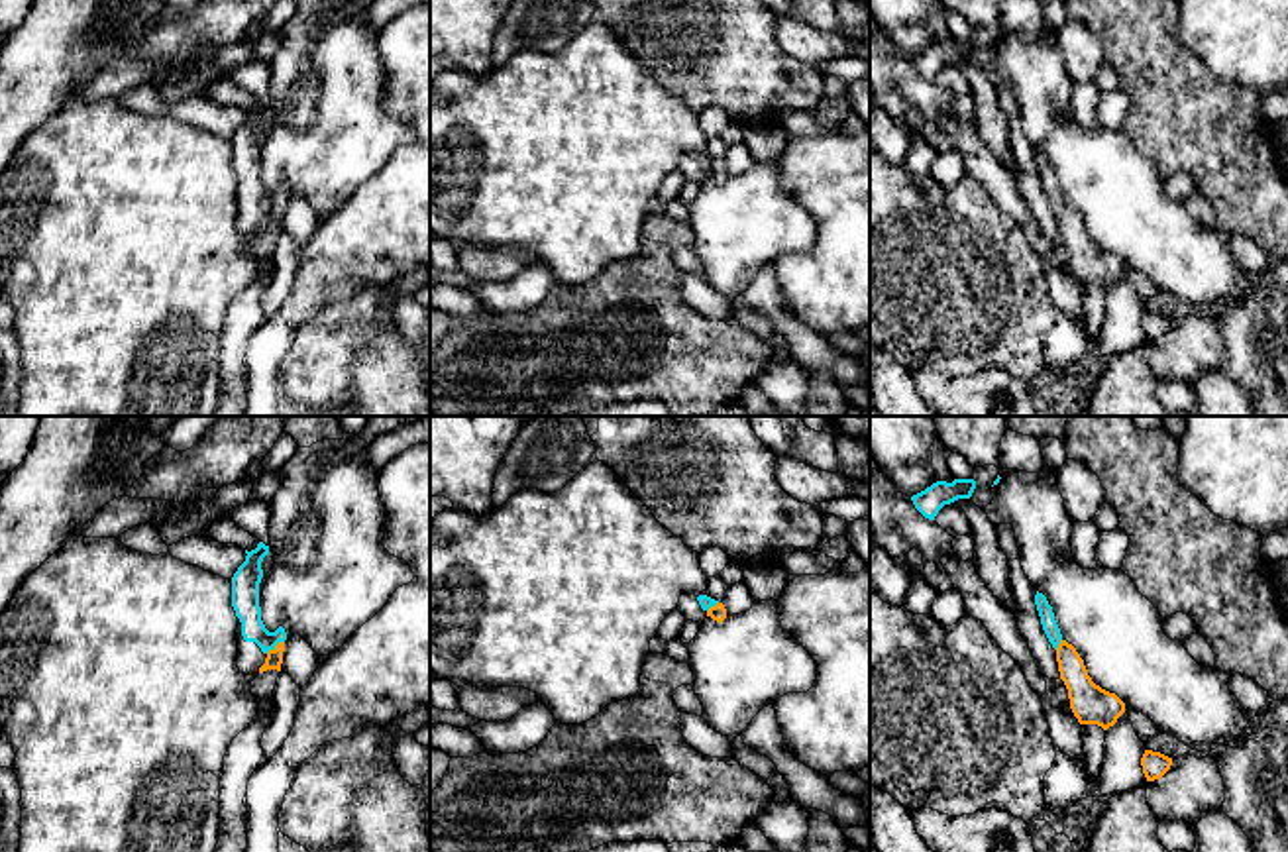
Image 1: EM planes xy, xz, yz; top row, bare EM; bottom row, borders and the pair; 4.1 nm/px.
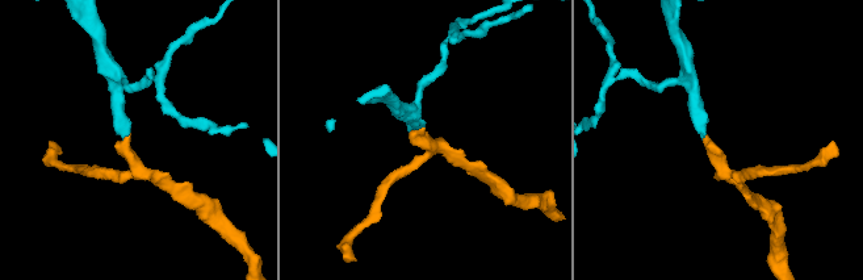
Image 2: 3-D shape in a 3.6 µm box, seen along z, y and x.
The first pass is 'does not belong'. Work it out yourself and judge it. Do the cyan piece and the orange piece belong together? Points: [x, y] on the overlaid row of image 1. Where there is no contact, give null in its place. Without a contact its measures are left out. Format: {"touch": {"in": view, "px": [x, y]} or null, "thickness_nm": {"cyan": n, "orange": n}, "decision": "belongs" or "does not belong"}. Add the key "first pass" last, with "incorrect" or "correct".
{"touch": {"in": "xy", "px": [273, 646]}, "thickness_nm": {"cyan": 110, "orange": 70}, "decision": "belongs", "first pass": "incorrect"}

